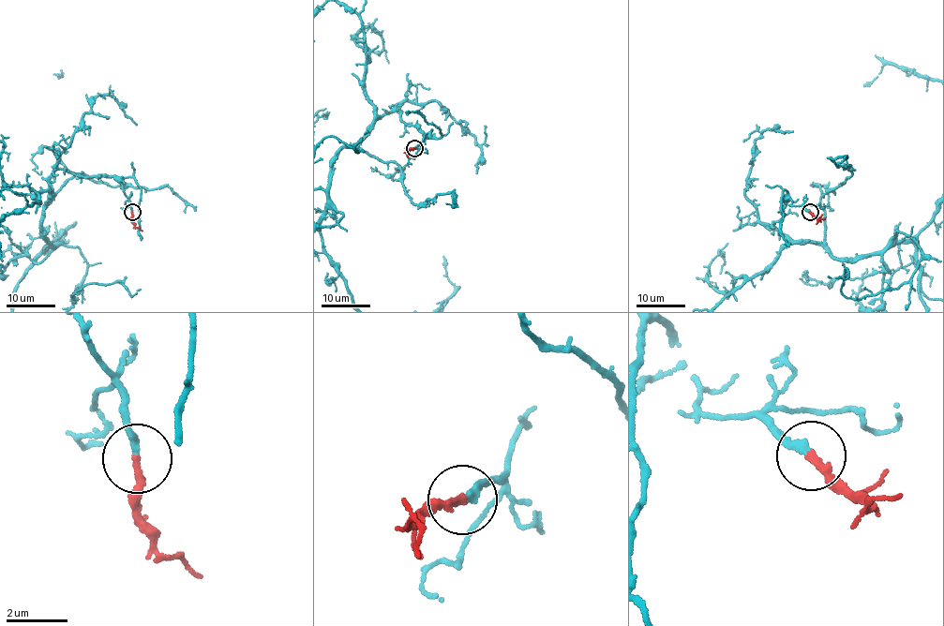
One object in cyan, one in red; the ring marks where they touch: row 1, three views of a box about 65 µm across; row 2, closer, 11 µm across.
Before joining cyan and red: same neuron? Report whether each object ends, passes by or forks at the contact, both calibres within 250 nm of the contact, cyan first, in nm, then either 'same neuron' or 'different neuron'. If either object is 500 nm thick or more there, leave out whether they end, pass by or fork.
cyan ends there; red ends there; 240 nm thick on the cyan side, 260 nm on the other; same neuron

